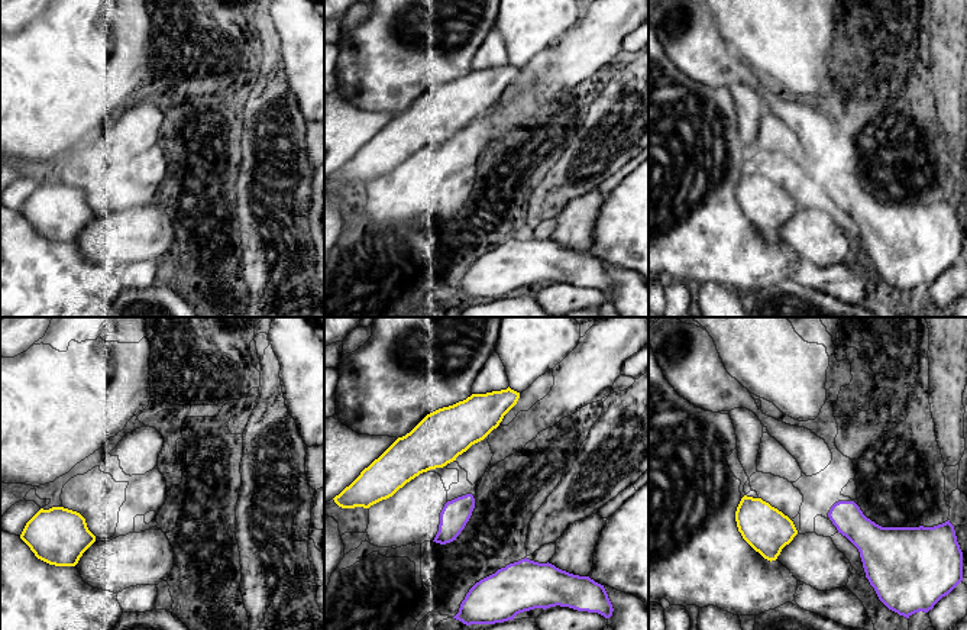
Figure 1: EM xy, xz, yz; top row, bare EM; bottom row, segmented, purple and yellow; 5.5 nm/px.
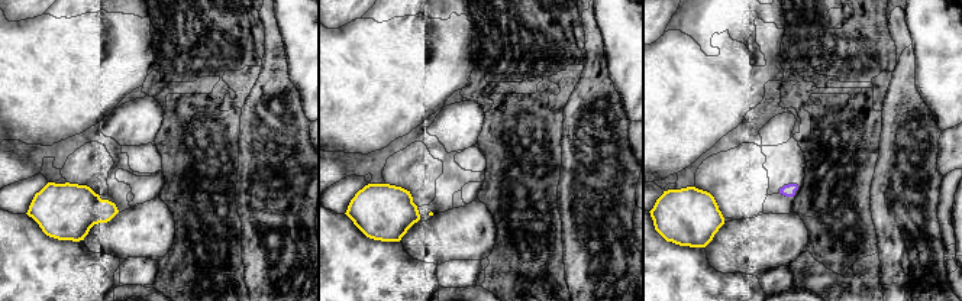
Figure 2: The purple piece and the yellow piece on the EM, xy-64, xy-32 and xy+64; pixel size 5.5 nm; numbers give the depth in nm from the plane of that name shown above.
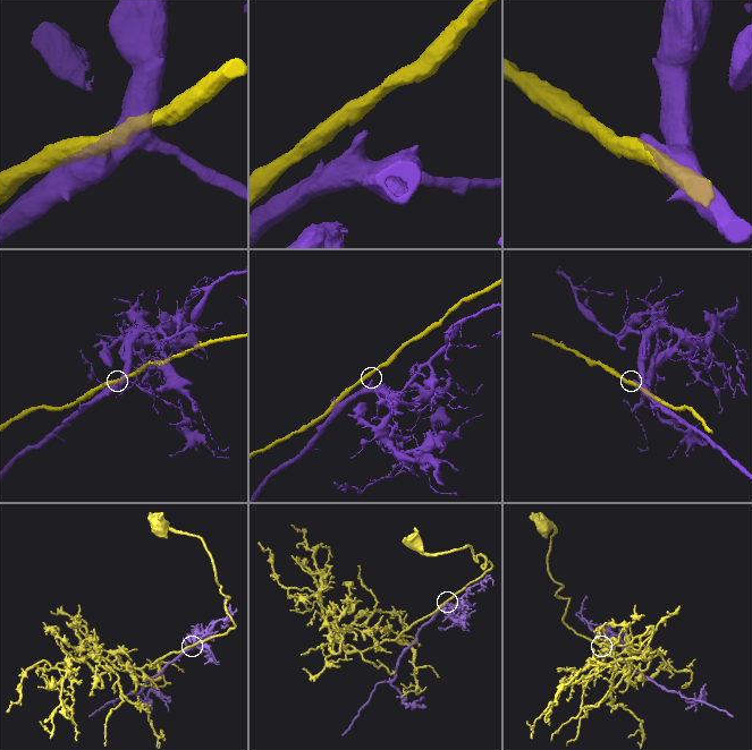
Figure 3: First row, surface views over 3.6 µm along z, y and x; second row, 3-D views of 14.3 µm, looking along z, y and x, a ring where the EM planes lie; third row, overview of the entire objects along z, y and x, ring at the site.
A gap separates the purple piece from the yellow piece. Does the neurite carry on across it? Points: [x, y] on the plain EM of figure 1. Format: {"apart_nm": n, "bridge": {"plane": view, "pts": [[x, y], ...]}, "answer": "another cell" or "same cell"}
{"apart_nm": 190, "bridge": {"plane": "xz", "pts": [[458, 173], [442, 142]]}, "answer": "another cell"}

